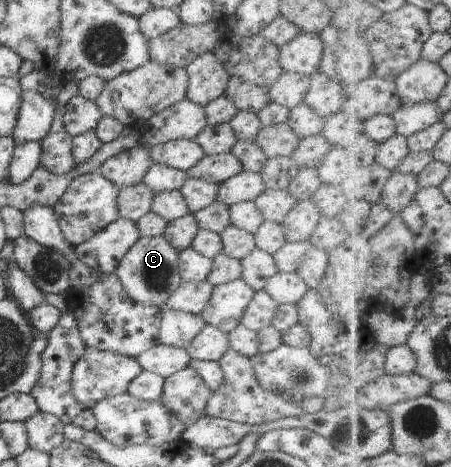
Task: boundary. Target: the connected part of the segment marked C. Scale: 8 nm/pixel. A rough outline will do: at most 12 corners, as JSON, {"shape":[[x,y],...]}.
{"shape":[[139,237],[114,273],[135,302],[164,308],[179,251]]}

